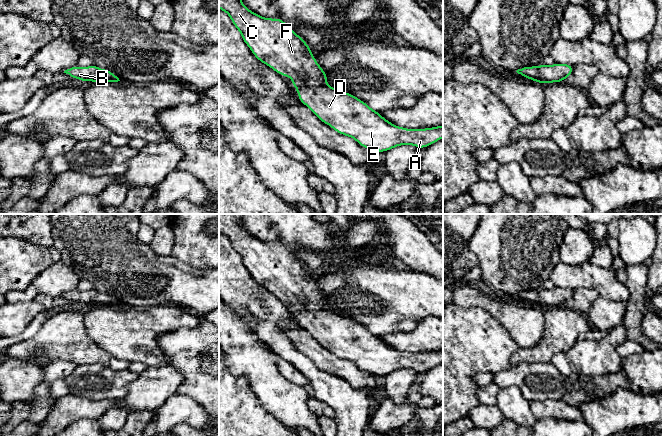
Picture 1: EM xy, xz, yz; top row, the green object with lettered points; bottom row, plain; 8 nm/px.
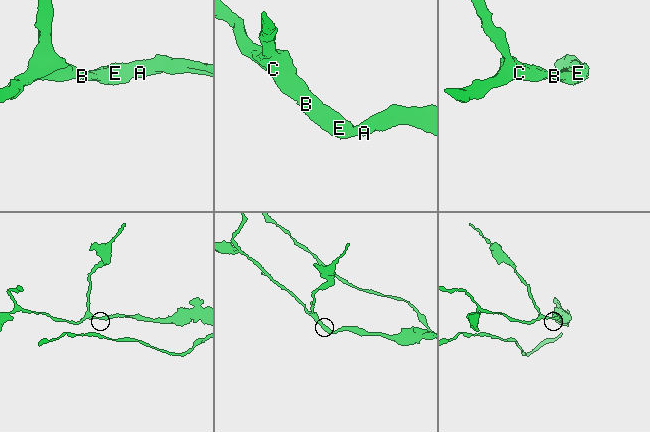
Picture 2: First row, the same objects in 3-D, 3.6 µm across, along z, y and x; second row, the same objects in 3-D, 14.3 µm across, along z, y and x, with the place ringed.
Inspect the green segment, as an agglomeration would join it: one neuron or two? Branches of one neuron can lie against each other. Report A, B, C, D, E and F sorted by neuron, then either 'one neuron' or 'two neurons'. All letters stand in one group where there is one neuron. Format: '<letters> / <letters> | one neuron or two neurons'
A B C D E F | one neuron

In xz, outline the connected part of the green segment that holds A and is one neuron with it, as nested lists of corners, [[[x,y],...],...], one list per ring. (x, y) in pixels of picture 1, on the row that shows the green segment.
[[[219,0],[219,8],[230,16],[254,56],[280,75],[291,78],[299,100],[337,133],[352,137],[362,147],[375,152],[386,152],[399,145],[425,148],[443,138],[443,125],[425,129],[406,129],[393,125],[359,98],[328,86],[328,77],[311,53],[310,47],[280,18],[259,16],[250,11],[241,0]]]

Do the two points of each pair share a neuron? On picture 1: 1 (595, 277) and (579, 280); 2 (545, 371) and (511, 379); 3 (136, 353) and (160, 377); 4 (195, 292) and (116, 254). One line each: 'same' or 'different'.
1: same
2: same
3: different
4: same

